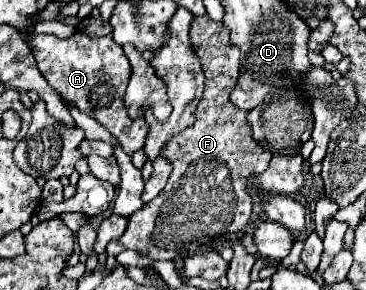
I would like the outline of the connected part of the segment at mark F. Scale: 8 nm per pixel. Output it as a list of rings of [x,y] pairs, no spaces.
[[[208,16],[194,18],[190,38],[206,76],[196,120],[160,152],[172,162],[172,174],[164,190],[128,218],[126,232],[106,246],[108,256],[118,256],[126,248],[138,248],[138,252],[148,254],[152,260],[184,258],[210,238],[240,232],[252,214],[252,208],[244,208],[250,198],[248,176],[268,168],[270,152],[252,142],[248,112],[230,102],[240,68],[240,50],[228,42],[226,26]]]

